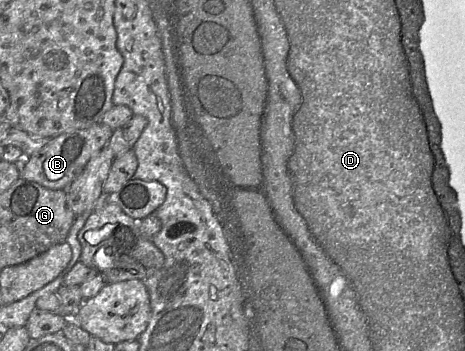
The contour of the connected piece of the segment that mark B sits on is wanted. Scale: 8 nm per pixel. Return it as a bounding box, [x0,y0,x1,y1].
[22,122,113,190]

